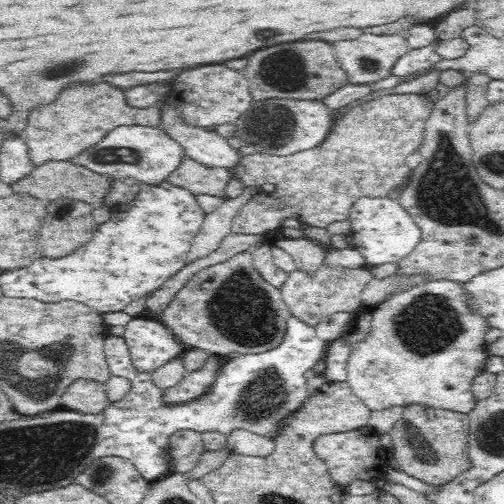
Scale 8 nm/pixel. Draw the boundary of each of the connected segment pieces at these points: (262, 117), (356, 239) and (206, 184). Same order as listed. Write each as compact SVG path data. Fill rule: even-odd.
M267 98L263 101L253 100L251 108L232 121L232 124L237 128L234 136L242 142L238 151L240 155L287 156L296 152L311 150L323 144L329 136L335 119L334 110L331 110L322 101Z
M372 194L360 196L348 212L348 244L361 256L364 268L377 270L384 264L398 263L420 242L421 228L396 200Z
M184 154L165 181L191 192L192 195L224 197L229 171L226 168L202 164Z

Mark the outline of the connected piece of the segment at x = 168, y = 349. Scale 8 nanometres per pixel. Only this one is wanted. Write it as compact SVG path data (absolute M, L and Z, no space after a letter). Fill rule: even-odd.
M140 316L130 318L124 325L121 339L126 345L134 373L142 375L152 375L187 349L167 328Z

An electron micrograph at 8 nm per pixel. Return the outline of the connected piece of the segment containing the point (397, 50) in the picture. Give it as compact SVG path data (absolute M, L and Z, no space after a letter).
M362 34L356 40L346 40L346 42L338 42L336 44L336 55L342 63L346 72L348 72L349 83L362 84L362 82L376 82L390 75L391 66L402 56L408 52L411 46L402 34L380 34L372 36L372 34Z

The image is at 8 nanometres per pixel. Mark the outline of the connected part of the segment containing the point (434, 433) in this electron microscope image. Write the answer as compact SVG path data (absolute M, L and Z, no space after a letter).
M410 405L404 407L403 417L392 427L390 432L392 448L387 448L387 456L391 456L390 464L412 478L432 487L447 483L466 468L468 456L468 415L463 412L447 411L426 405Z

